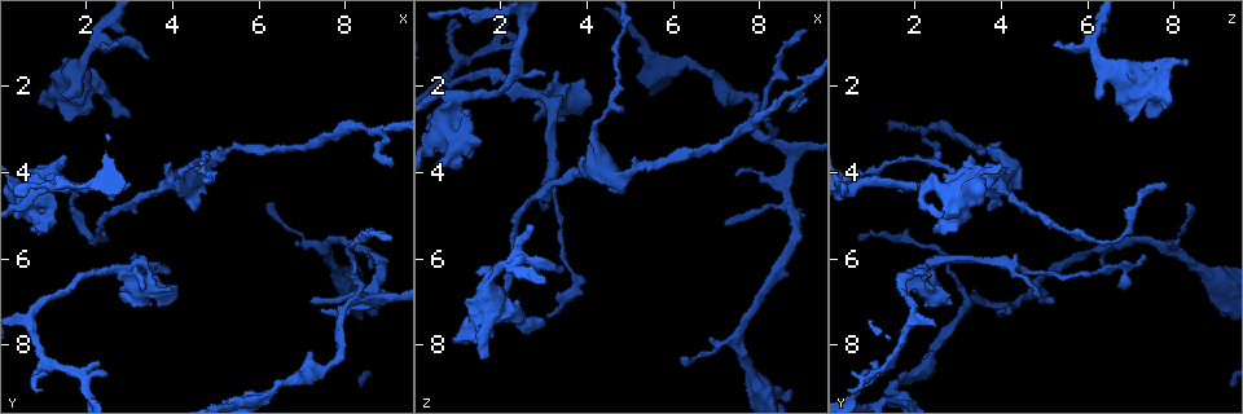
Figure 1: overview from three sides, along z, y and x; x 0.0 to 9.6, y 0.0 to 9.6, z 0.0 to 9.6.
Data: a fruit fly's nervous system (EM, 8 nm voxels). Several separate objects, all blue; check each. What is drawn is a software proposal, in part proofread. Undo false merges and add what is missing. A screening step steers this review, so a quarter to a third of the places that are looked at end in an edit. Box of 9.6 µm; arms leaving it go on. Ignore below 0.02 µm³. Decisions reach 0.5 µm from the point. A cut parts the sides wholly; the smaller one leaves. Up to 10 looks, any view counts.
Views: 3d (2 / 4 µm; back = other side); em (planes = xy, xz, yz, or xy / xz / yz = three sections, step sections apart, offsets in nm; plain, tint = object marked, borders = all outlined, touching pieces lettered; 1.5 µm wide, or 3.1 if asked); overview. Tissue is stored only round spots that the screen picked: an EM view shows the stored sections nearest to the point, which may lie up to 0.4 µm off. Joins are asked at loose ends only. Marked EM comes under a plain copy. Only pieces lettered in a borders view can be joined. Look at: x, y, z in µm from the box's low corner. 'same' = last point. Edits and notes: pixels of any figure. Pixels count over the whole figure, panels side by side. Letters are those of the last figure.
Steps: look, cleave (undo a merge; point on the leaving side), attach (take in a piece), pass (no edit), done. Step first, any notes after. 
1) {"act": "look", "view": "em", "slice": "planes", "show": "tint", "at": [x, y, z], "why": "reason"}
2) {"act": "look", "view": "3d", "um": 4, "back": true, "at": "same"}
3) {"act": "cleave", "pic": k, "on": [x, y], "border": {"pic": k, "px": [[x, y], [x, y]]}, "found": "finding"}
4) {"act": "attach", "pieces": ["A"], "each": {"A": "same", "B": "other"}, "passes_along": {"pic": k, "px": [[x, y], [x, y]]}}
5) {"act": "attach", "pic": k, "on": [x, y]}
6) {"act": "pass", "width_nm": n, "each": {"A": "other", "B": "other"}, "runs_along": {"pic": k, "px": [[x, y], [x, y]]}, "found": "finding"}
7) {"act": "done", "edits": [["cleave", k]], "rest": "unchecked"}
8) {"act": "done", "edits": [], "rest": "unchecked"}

{"act": "look", "view": "3d", "um": 2, "at": [4.10, 6.65, 2.40], "why": "free end"}

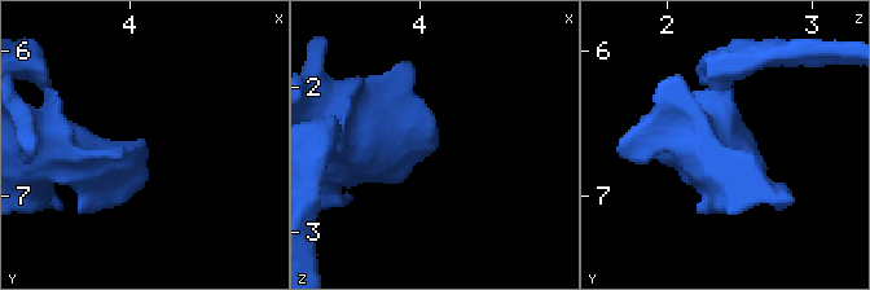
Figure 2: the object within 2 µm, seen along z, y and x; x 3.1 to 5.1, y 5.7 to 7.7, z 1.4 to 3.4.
{"act": "look", "view": "em", "slice": "xz", "step": 4, "show": "tint", "at": [4.10, 6.72, 2.44], "why": "shape alone is not enough"}

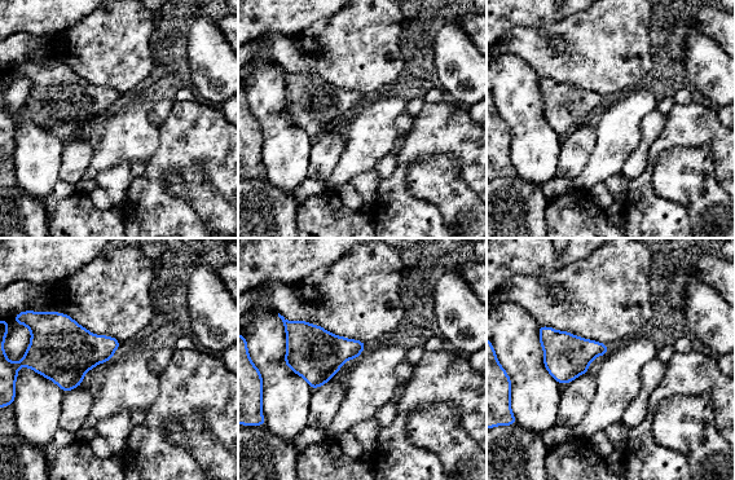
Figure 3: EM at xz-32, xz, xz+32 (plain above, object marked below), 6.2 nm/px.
{"act": "look", "view": "em", "slice": "planes", "show": "borders", "at": "same"}

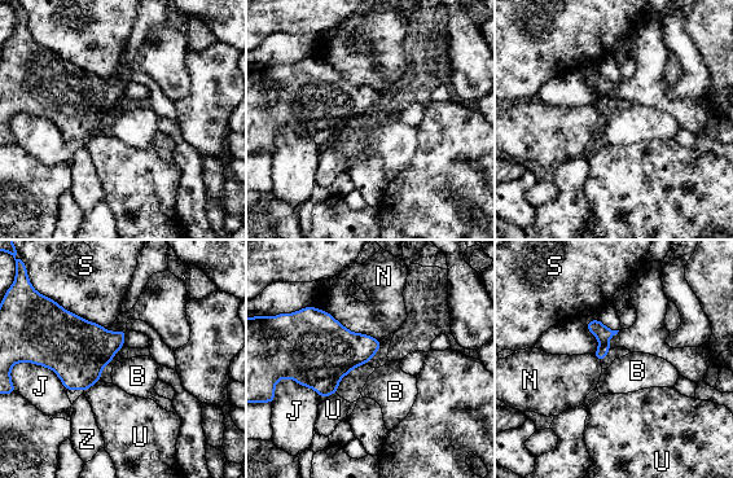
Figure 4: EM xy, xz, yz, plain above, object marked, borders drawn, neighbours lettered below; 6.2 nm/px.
{"act": "pass", "each": {"B": "other", "J": "other", "N": "other", "S": "other", "U": "other", "Z": "other"}, "found": "none of them fits"}

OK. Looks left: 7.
{"act": "look", "view": "3d", "um": 4, "at": [4.55, 4.90, 3.70], "why": "an open end"}

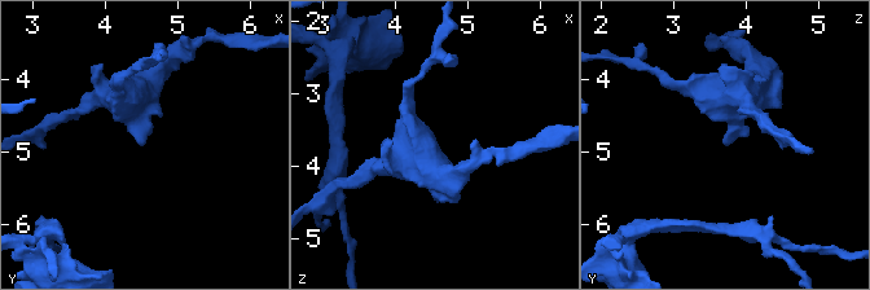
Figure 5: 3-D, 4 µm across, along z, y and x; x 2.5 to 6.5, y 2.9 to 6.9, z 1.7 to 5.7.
{"act": "look", "view": "em", "slice": "planes", "show": "tint", "at": [4.55, 4.90, 3.75], "why": "shape alone is not enough"}

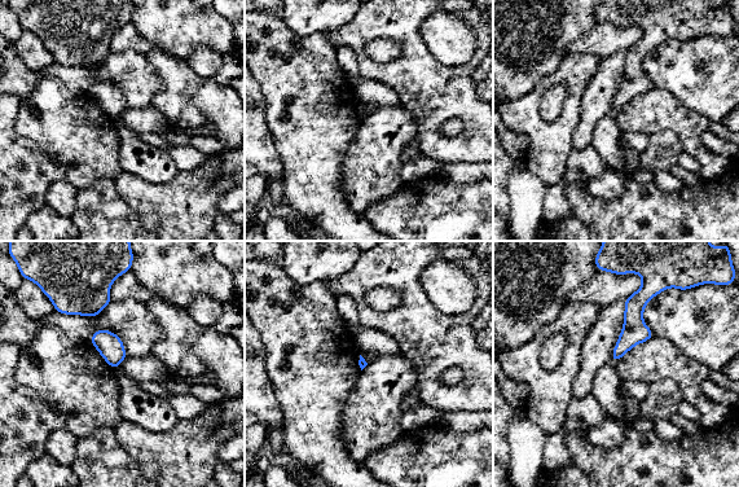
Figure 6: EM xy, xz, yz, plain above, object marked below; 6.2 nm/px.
{"act": "look", "view": "em", "slice": "planes", "show": "borders", "at": "same", "why": "see the neighbours"}

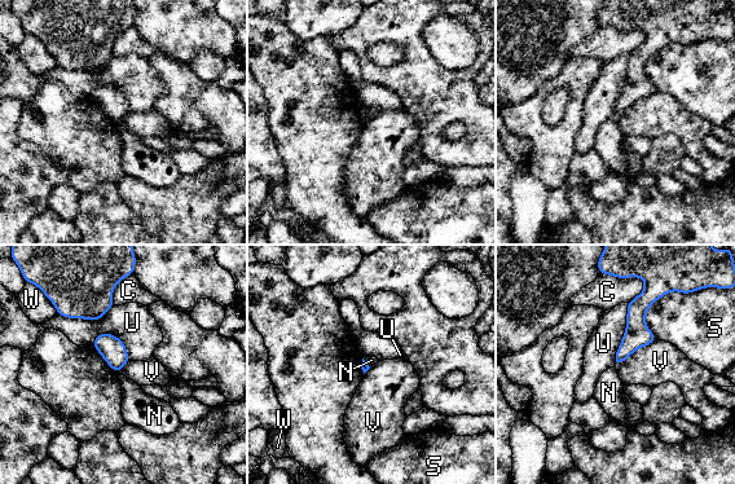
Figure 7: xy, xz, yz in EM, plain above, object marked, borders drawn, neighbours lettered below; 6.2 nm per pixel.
{"act": "pass", "longest_contact_nm": ["U", 400], "each": {"C": "other", "N": "other", "S": "other", "U": "other", "V": "other", "W": "other"}, "found": "no lettered piece goes on from it"}

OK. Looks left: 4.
{"act": "look", "view": "em", "slice": "planes", "show": "borders", "at": [2.05, 2.65, 7.00], "why": "branch stops here"}

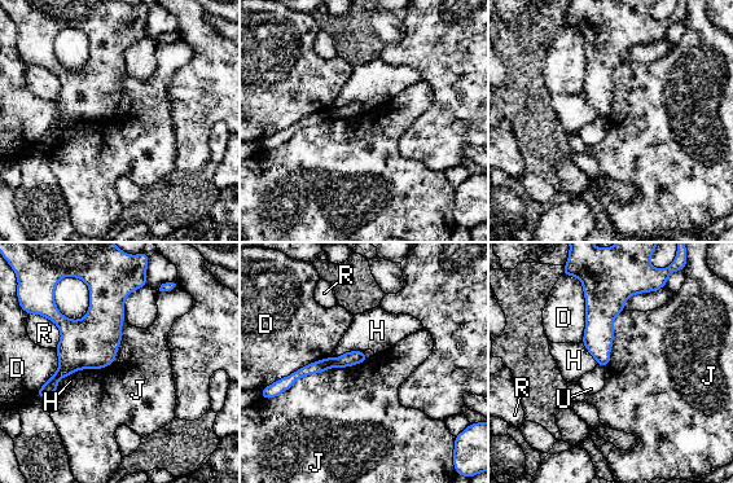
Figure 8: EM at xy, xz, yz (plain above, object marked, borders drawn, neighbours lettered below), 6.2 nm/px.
{"act": "pass", "each": {"D": "other", "H": "other", "J": "other", "R": "other", "U": "other"}, "border": {"pic": 8, "px": [[369, 358], [308, 373], [279, 395]]}, "found": "none of them fits"}

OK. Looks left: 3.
{"act": "look", "view": "em", "slice": "xz", "step": 4, "show": "tint", "at": [2.15, 1.05, 6.10], "why": "calibre changes"}

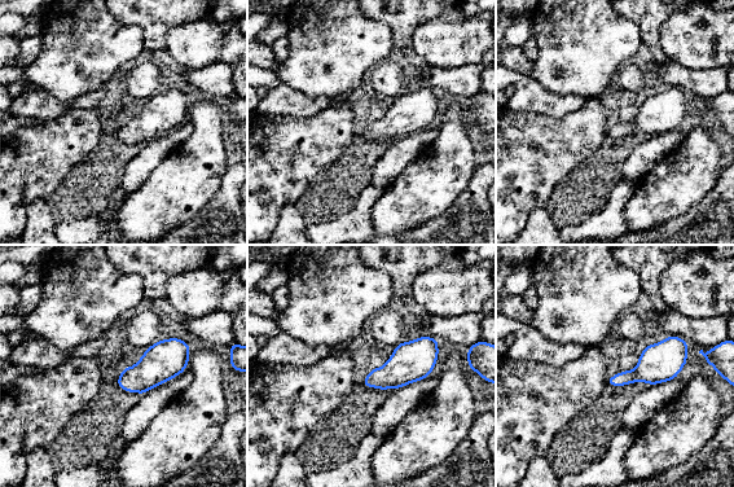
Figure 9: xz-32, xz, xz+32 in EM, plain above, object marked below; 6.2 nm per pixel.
{"act": "look", "view": "em", "slice": "planes", "show": "borders", "at": "same", "why": "another direction"}

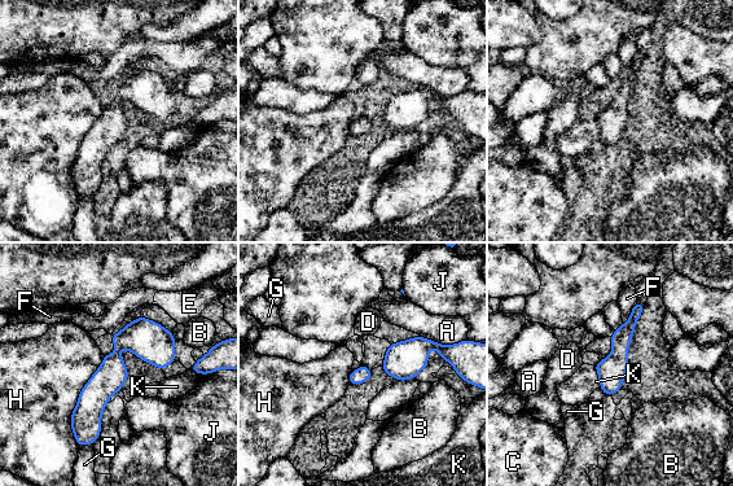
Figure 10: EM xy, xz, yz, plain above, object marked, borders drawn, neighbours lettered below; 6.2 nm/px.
{"act": "pass", "each": {"A": "other", "B": "other", "C": "other", "D": "other", "E": "other", "F": "other", "G": "other", "H": "other", "J": "other", "K": "other"}, "runs_along": {"pic": 10, "px": [[169, 333], [117, 351], [87, 439]]}, "found": "continuous, no second neuron"}

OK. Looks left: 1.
{"act": "done", "edits": [], "rest": "unchecked"}

